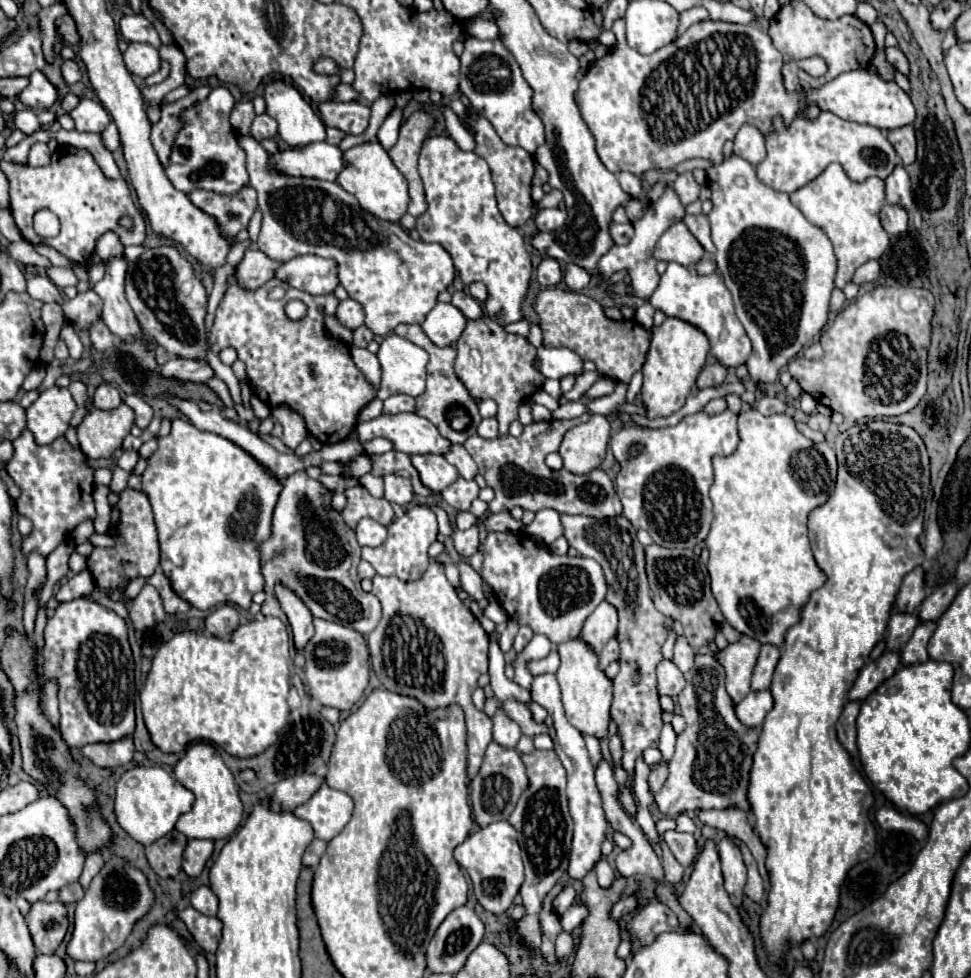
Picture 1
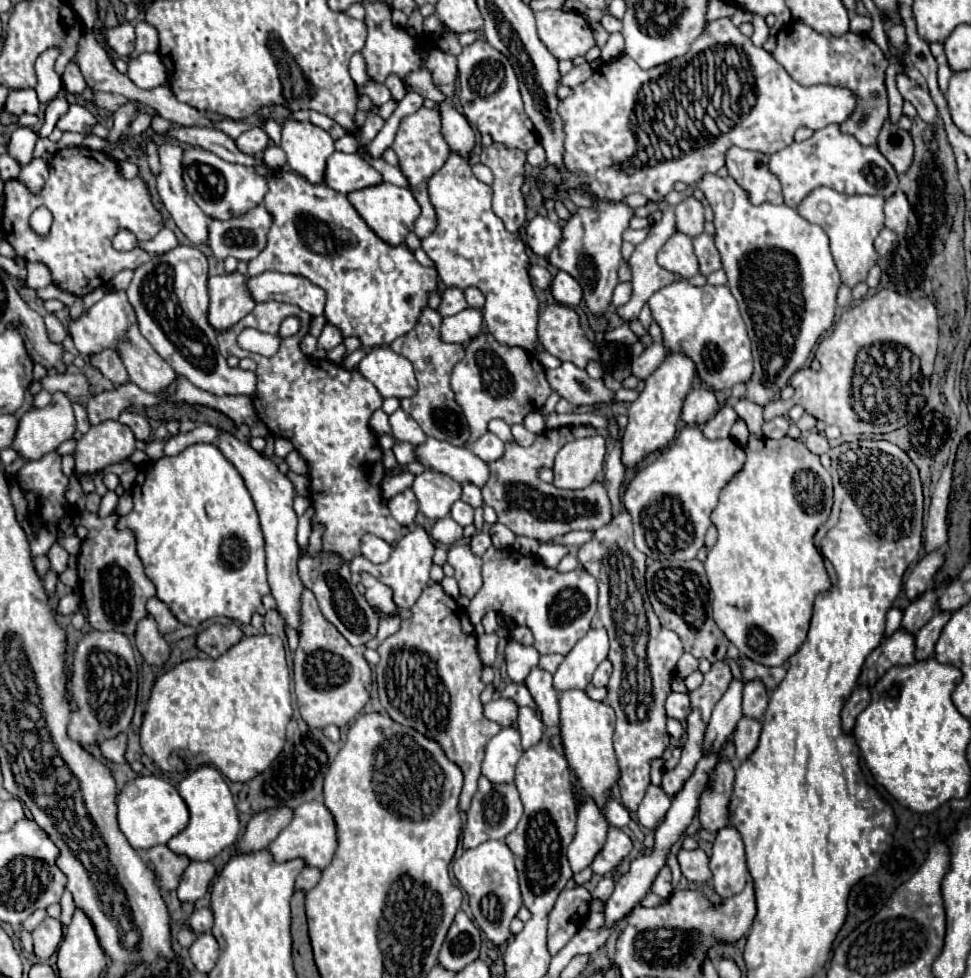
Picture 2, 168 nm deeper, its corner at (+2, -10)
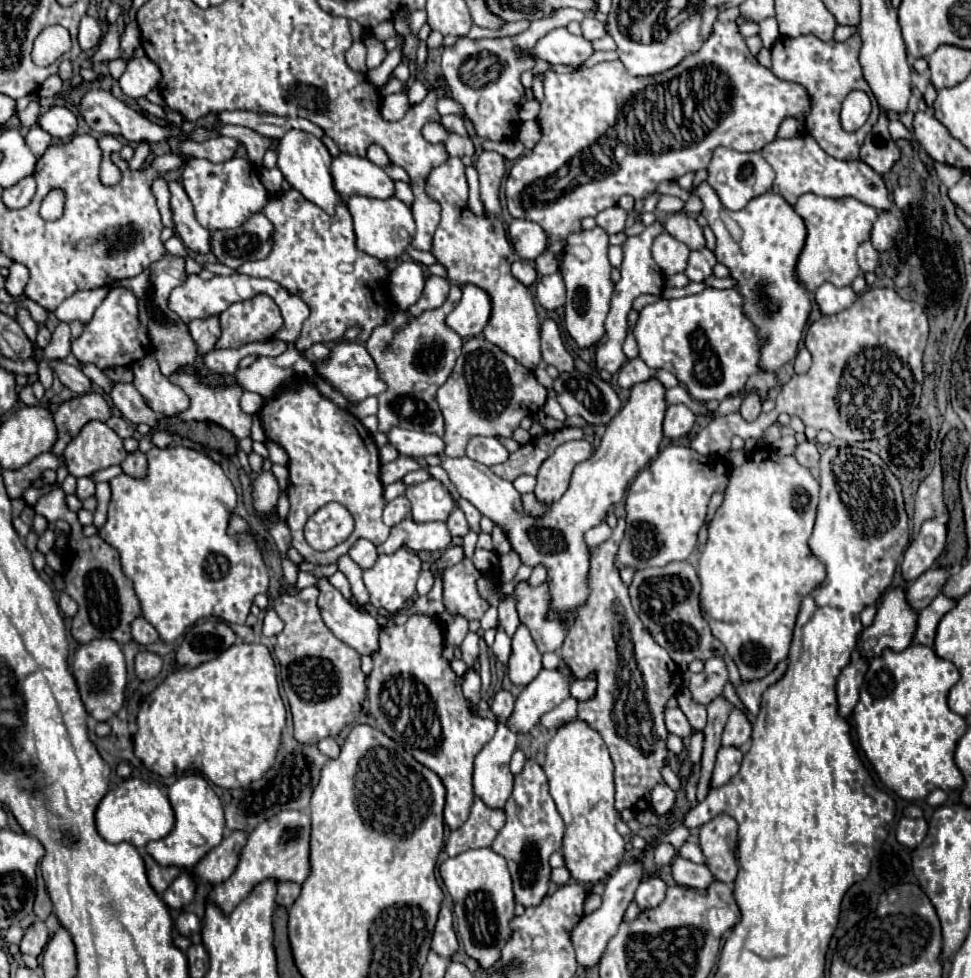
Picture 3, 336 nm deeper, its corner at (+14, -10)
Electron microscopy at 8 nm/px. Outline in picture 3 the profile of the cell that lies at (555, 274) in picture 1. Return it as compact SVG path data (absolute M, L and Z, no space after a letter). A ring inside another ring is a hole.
M516 260L512 264L512 274L524 284L524 286L530 286L534 280L536 280L536 268L526 262L526 260Z

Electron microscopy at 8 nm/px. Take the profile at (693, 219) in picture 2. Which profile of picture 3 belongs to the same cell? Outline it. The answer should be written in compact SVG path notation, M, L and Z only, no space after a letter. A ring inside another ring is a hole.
M674 212L674 214L668 214L668 218L664 222L664 228L666 228L668 234L672 234L680 242L684 242L690 250L704 248L702 228L698 226L696 218L686 216L684 212Z

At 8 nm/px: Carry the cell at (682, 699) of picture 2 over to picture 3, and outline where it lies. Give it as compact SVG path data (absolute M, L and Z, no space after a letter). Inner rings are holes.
M664 708L664 716L666 716L668 732L672 732L680 738L688 738L692 734L688 718L684 716L684 712L680 708Z

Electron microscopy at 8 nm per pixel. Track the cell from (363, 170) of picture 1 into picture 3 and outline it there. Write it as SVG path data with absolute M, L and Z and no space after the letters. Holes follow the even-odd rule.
M350 196L346 200L346 206L348 206L350 214L352 214L358 248L362 248L362 252L366 252L366 254L370 254L374 258L380 258L380 260L394 260L410 244L412 232L414 232L412 212L396 196L390 196L386 200L368 198L368 196Z

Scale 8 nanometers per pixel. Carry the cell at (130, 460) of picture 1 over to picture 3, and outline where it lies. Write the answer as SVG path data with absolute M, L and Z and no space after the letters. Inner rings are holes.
M78 478L78 486L76 486L76 496L80 500L86 500L90 496L94 496L96 492L96 484L90 478Z

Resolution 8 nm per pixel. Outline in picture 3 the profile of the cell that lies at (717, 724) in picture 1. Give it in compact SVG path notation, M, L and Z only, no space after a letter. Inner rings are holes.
M722 658L706 660L704 670L698 674L692 674L688 670L684 672L684 686L692 692L692 700L702 706L708 706L714 698L722 694L726 680L728 680L728 670Z

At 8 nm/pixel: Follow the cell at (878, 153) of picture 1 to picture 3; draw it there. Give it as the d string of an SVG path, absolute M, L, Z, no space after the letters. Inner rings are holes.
M804 132L802 136L788 138L788 140L776 138L762 150L762 156L776 172L772 190L776 194L780 194L788 204L794 204L798 200L798 196L812 192L812 194L828 196L828 198L852 196L852 198L876 208L878 212L892 208L890 194L878 172L874 172L862 160L838 160L838 158L826 154L808 132Z

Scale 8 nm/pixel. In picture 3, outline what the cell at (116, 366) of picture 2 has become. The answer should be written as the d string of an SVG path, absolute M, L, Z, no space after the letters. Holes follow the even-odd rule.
M114 382L110 390L110 398L114 406L122 412L122 416L132 424L148 424L152 428L156 426L156 414L146 406L140 392L132 384Z

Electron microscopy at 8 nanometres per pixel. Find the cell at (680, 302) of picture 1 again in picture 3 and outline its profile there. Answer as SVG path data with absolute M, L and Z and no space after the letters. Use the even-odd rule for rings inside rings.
M706 288L698 294L684 298L658 296L654 304L648 304L640 310L640 318L634 328L634 338L640 348L640 358L650 368L664 368L672 372L686 386L690 396L700 402L724 400L728 394L742 390L748 376L758 372L756 328L742 314L742 296L738 296L738 292L734 290Z

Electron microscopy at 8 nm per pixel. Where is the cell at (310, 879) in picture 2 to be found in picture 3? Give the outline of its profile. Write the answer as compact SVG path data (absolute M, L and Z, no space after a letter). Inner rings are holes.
M280 882L280 884L278 884L278 896L276 896L276 902L278 902L280 906L290 908L292 902L300 896L300 890L302 890L302 886L296 884L296 882Z

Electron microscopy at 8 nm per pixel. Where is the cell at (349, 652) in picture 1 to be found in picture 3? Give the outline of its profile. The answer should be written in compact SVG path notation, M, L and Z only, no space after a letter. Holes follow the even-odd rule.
M304 588L296 594L282 594L274 600L274 608L278 616L284 620L284 630L278 634L278 642L274 646L274 654L280 662L280 676L282 686L290 702L290 712L294 718L294 738L298 742L318 742L326 736L338 736L340 730L356 720L360 714L362 702L366 698L366 676L360 670L360 654L350 648L348 644L342 644L324 624L318 606L318 588Z

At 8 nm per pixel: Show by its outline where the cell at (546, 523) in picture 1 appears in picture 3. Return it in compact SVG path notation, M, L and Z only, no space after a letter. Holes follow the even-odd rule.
M602 522L602 524L598 524L598 526L594 526L594 528L590 528L588 532L586 532L586 536L584 536L584 540L586 540L586 544L590 546L590 548L594 548L594 546L598 546L598 544L602 544L604 540L608 540L610 538L610 526L606 524L606 522Z

